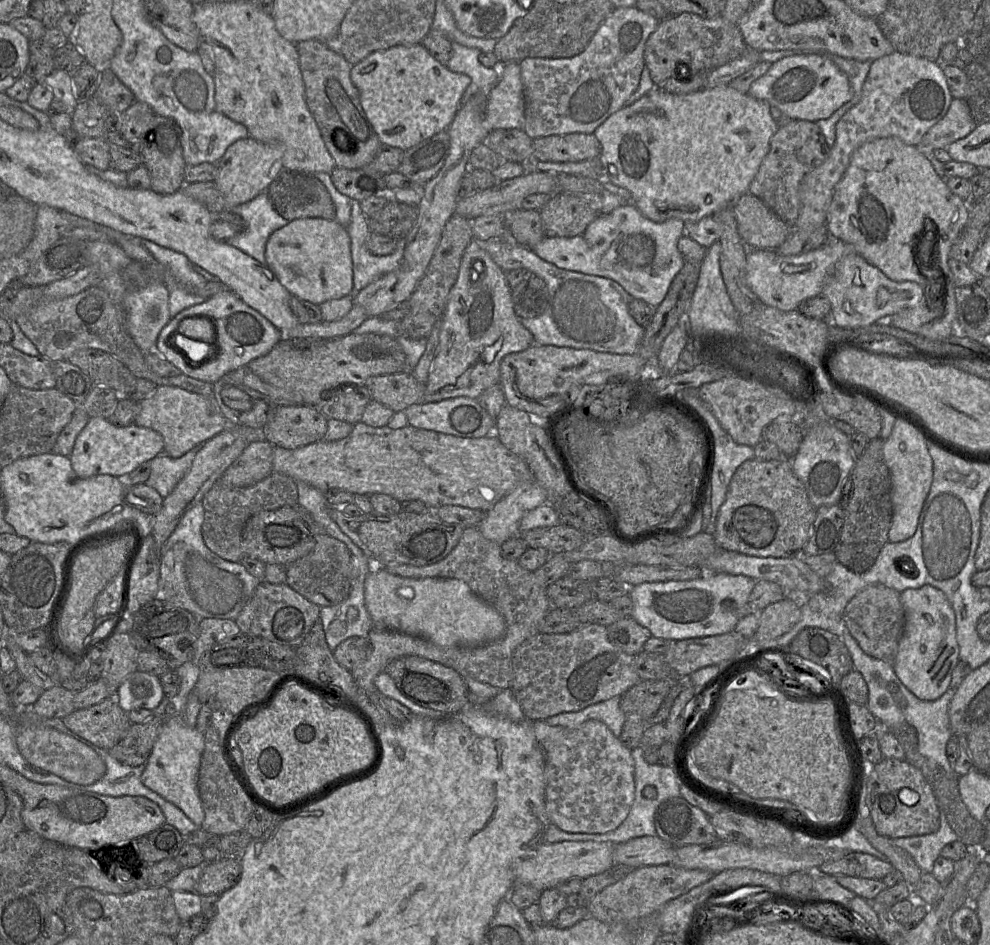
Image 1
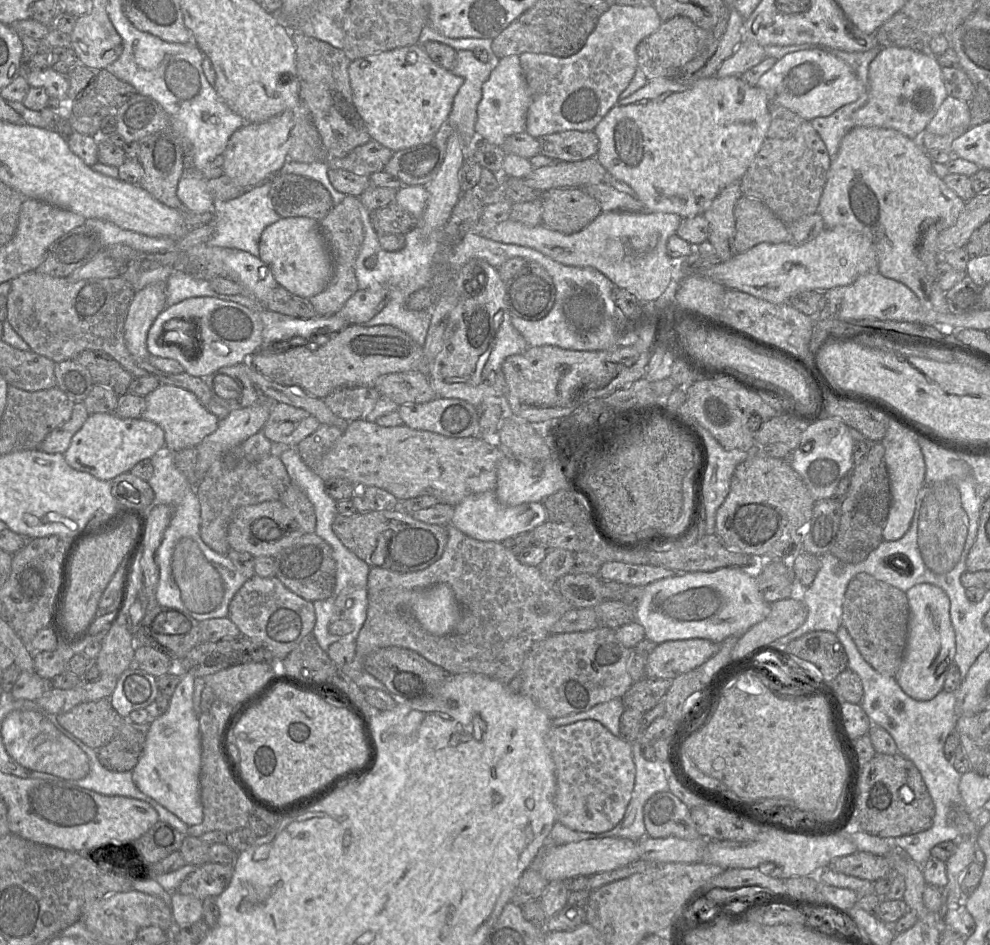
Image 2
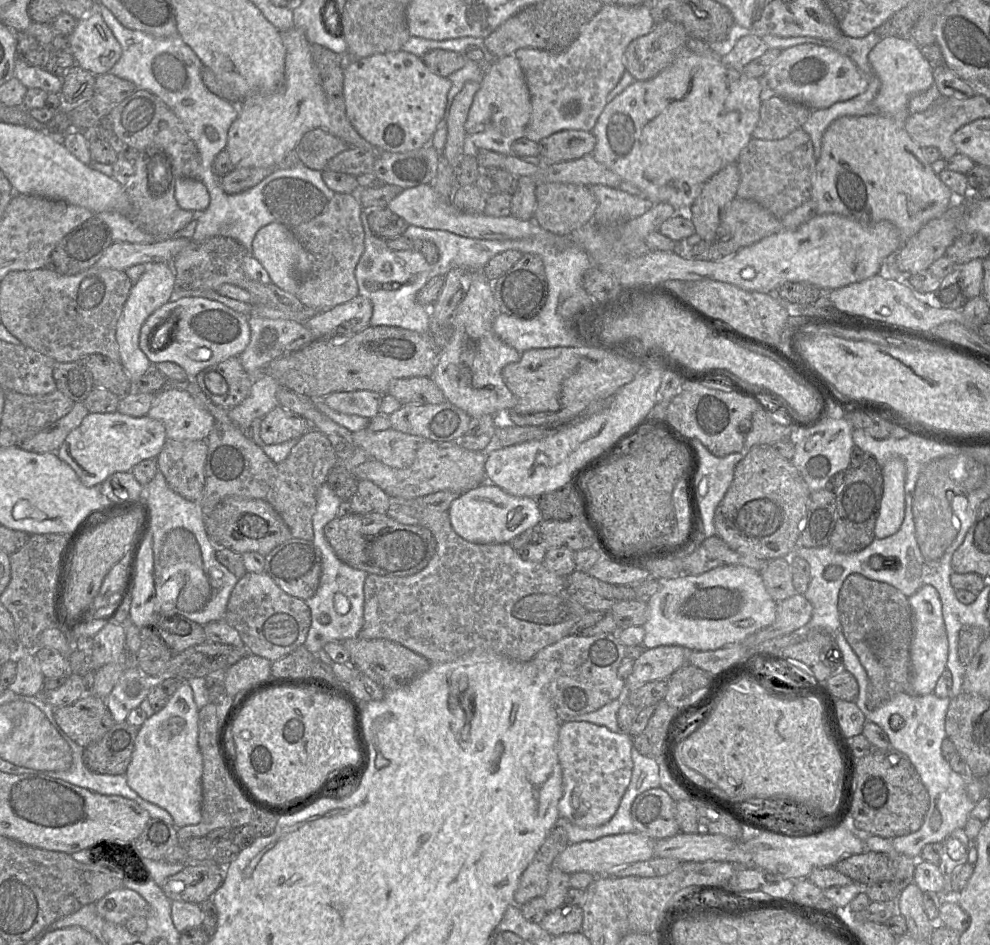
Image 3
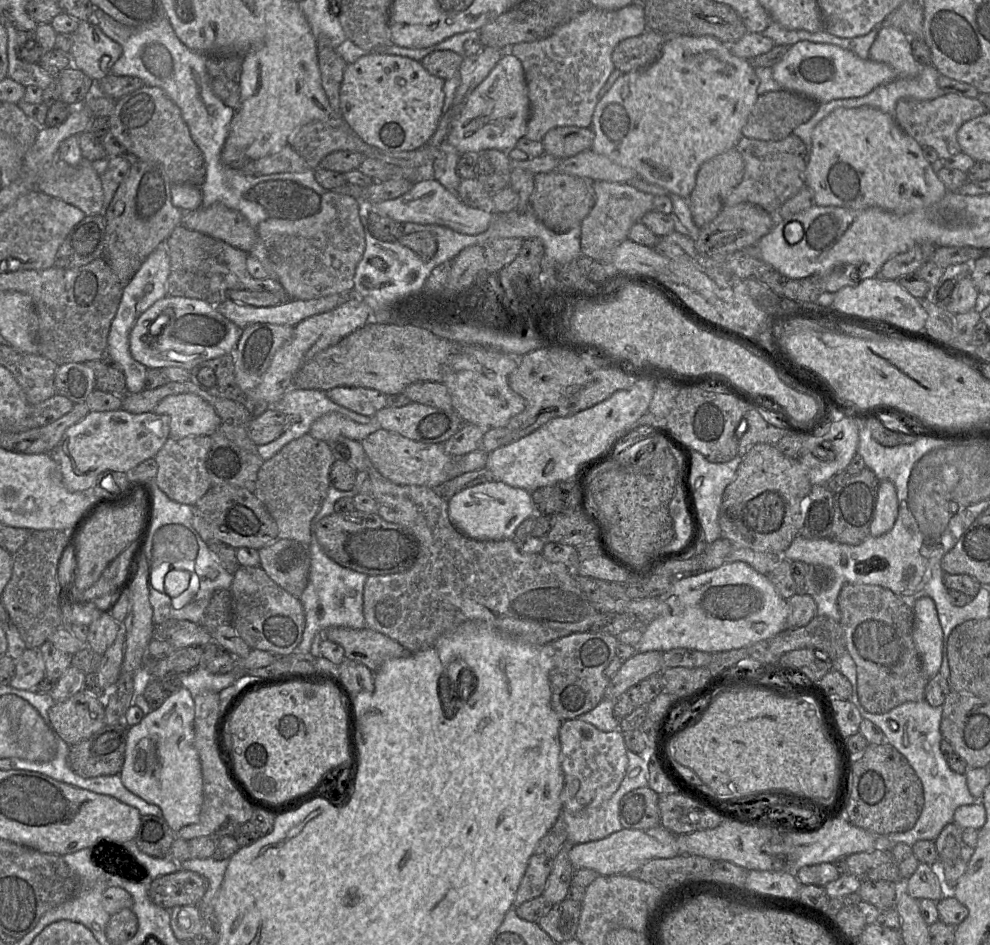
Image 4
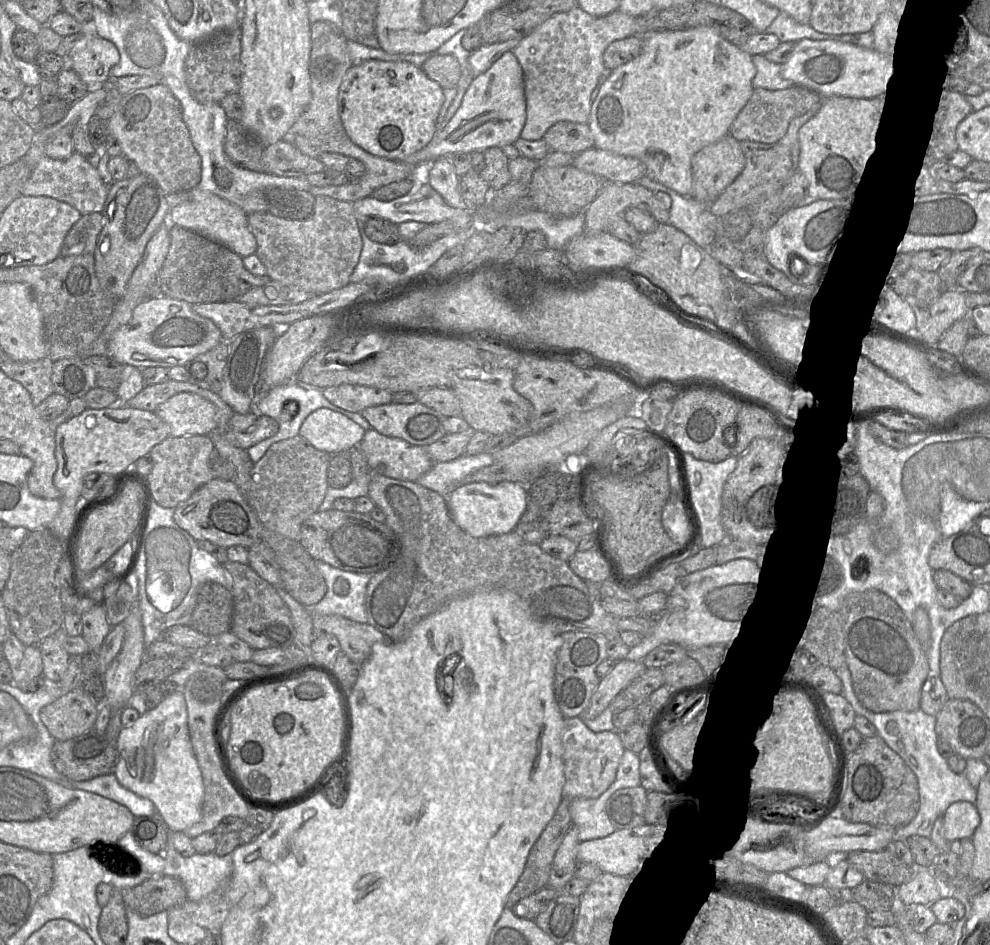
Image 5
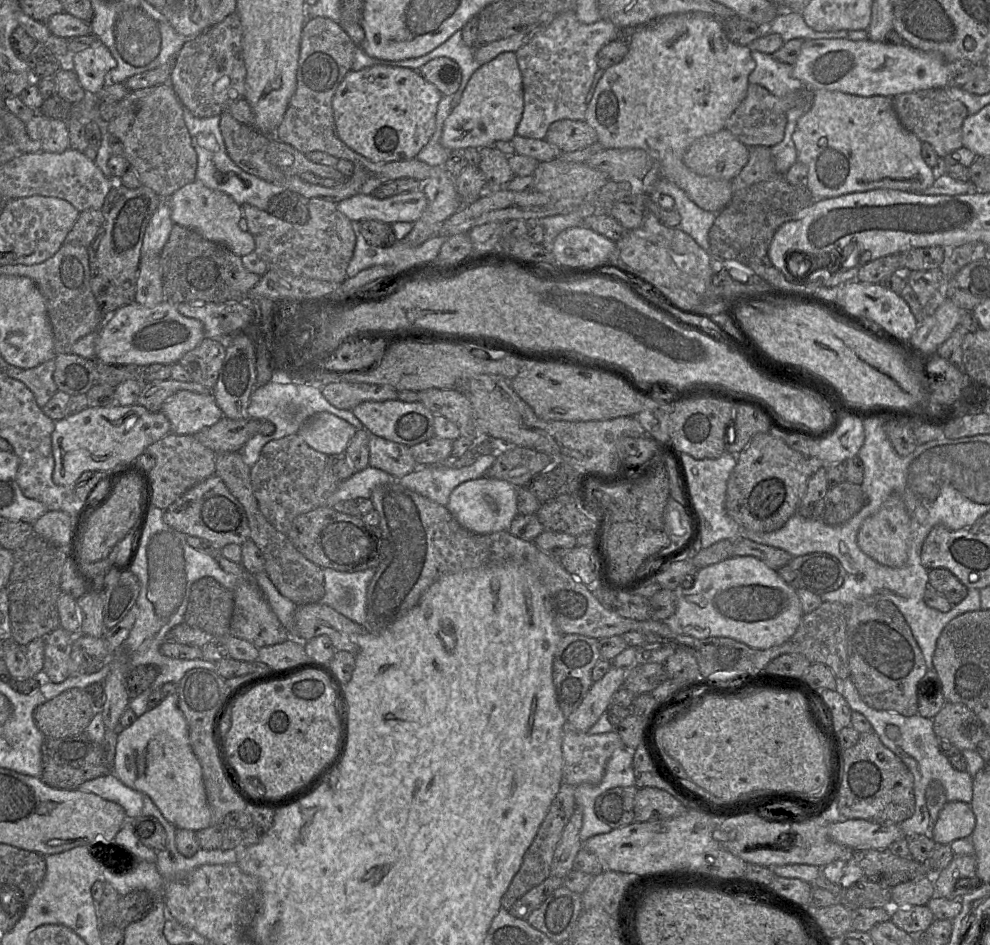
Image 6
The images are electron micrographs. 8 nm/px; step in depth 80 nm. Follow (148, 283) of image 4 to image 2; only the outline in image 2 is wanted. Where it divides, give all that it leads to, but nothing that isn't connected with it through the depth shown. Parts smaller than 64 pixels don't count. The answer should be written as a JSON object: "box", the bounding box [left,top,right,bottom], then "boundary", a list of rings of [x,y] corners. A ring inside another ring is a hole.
{"box":[124,284,166,359],"boundary":[[[151,284],[134,293],[124,323],[124,340],[136,358],[148,359],[148,331],[166,307],[166,285]]]}

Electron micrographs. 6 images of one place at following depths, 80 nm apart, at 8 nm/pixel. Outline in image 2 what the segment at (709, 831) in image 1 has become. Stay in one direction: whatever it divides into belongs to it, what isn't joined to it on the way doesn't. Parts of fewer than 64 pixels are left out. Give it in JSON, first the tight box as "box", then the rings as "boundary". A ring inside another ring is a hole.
{"box":[643,791,701,838],"boundary":[[[669,791],[653,794],[643,809],[644,824],[650,838],[701,837],[691,819],[690,808]]]}

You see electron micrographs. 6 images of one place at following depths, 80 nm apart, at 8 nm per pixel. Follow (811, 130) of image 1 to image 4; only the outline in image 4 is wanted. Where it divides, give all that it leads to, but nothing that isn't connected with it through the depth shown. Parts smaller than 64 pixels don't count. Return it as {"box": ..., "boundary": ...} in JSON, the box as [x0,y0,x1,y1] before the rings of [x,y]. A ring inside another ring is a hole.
{"box":[724,135,808,213],"boundary":[[[796,135],[778,141],[764,141],[742,137],[736,146],[745,163],[741,182],[725,199],[724,206],[740,203],[752,203],[761,206],[769,213],[777,210],[806,185],[806,168],[808,163],[807,148]]]}

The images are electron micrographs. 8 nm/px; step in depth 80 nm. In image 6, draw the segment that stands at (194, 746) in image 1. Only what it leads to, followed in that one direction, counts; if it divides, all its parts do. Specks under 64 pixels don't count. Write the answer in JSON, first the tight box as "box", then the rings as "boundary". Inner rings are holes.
{"box":[112,694,211,831],"boundary":[[[177,694],[167,696],[156,708],[139,716],[131,726],[119,728],[112,772],[126,786],[148,795],[177,829],[199,831],[211,826],[211,810],[202,767],[190,744],[188,725],[178,706],[178,700]]]}

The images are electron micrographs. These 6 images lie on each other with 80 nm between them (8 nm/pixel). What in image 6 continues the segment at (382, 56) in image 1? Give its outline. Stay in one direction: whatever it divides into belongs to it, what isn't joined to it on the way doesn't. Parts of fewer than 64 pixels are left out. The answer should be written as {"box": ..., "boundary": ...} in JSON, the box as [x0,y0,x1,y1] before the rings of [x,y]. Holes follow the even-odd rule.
{"box":[332,65,442,163],"boundary":[[[375,65],[359,71],[350,70],[332,100],[337,135],[349,148],[375,163],[413,159],[436,130],[436,114],[442,96],[419,71],[410,68]]]}

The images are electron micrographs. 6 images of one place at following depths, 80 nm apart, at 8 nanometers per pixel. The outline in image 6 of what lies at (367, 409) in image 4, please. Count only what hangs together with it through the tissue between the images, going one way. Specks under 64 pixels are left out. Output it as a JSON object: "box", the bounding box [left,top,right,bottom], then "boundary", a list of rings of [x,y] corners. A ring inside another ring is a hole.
{"box":[321,382,397,411],"boundary":[[[334,382],[321,386],[323,396],[338,409],[352,411],[366,401],[383,402],[397,400],[393,386],[368,383]]]}

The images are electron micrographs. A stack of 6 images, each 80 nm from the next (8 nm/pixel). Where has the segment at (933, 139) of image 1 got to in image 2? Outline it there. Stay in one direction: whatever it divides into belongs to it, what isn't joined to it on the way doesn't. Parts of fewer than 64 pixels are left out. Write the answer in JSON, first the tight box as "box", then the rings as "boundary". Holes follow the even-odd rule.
{"box":[926,95,970,135],"boundary":[[[948,95],[926,130],[936,135],[945,135],[956,129],[966,130],[970,126],[970,103]]]}

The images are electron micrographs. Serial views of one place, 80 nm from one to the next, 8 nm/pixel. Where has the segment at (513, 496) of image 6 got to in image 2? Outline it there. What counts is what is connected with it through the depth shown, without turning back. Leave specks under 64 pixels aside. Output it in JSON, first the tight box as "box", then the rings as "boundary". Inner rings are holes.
{"box":[451,491,548,542],"boundary":[[[495,491],[473,494],[454,507],[451,524],[463,534],[479,541],[502,542],[522,533],[529,533],[548,521],[546,510],[541,502],[523,503],[517,506],[501,504]]]}

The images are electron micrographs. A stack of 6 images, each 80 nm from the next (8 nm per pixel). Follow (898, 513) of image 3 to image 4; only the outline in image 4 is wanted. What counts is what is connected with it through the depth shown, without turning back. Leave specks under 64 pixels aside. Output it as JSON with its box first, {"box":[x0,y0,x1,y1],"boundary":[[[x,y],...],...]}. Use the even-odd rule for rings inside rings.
{"box":[870,479,899,536],"boundary":[[[880,479],[874,518],[870,525],[870,535],[880,536],[892,529],[897,515],[899,502],[894,483]]]}

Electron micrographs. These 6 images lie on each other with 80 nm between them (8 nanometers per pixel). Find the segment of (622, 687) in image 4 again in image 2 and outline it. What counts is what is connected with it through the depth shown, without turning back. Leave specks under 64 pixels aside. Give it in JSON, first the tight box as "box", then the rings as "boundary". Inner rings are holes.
{"box":[645,639,720,680],"boundary":[[[705,639],[666,641],[646,657],[645,676],[650,680],[673,680],[713,657],[720,643]]]}

